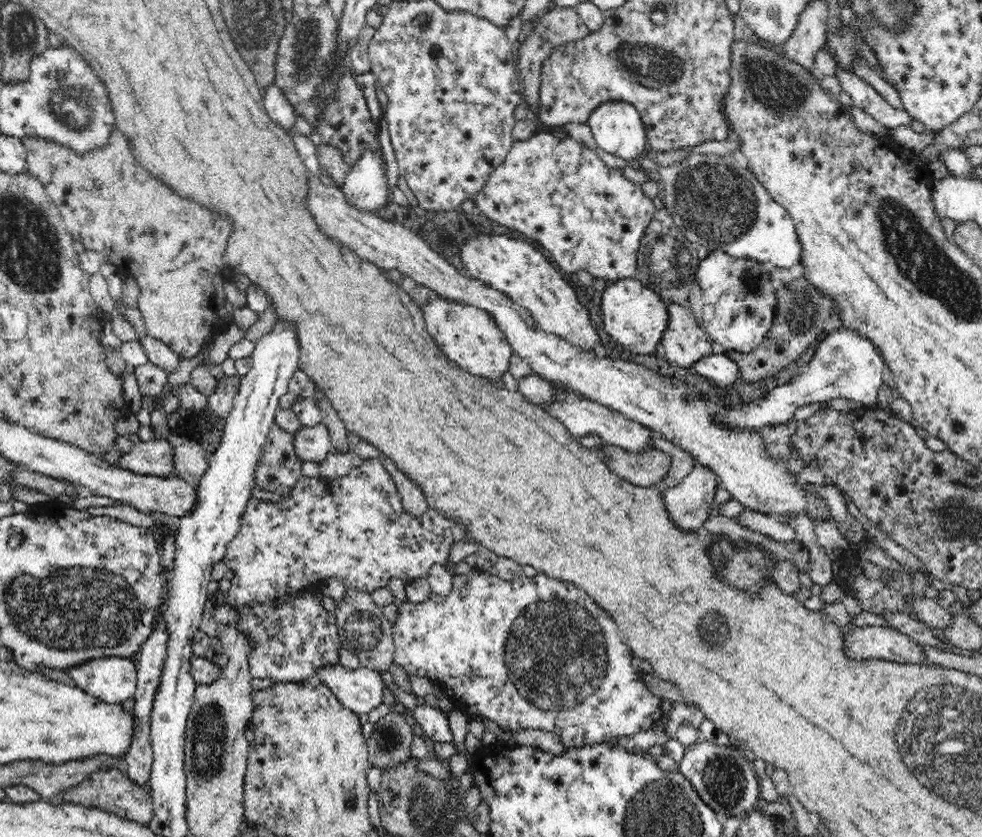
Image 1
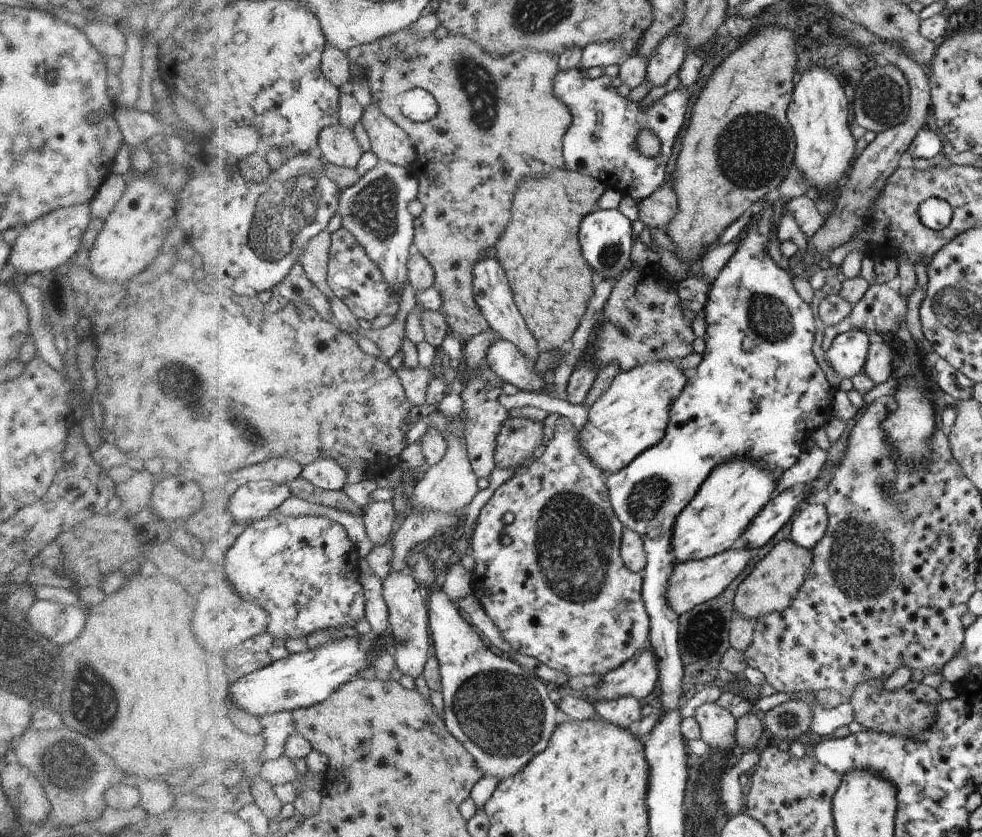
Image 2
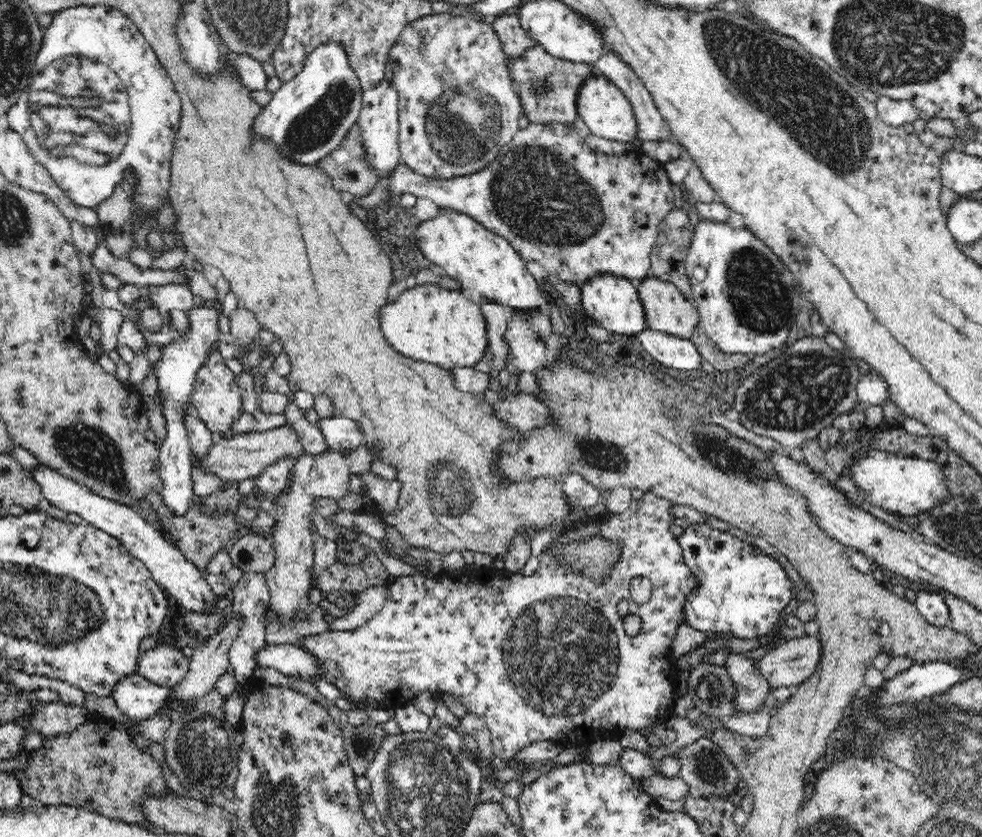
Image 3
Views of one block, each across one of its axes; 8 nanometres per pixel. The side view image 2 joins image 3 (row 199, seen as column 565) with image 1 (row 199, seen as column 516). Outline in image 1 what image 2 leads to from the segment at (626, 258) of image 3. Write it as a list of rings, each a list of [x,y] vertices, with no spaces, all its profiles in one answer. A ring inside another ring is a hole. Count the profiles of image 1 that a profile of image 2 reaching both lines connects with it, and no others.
[[[562,126],[551,127],[547,130],[538,130],[527,140],[514,141],[512,148],[509,150],[506,158],[498,168],[492,171],[492,174],[486,180],[484,186],[472,197],[478,210],[498,224],[512,228],[520,234],[524,234],[530,240],[536,240],[538,244],[542,244],[544,250],[550,252],[550,256],[556,261],[556,264],[563,272],[576,276],[579,272],[588,272],[594,279],[606,279],[609,281],[620,281],[628,278],[635,278],[637,274],[637,251],[641,245],[642,236],[652,216],[657,211],[656,206],[652,203],[652,199],[644,195],[641,183],[632,183],[624,177],[620,169],[608,168],[606,163],[598,157],[595,150],[588,148],[586,145],[576,142],[566,129]]]

